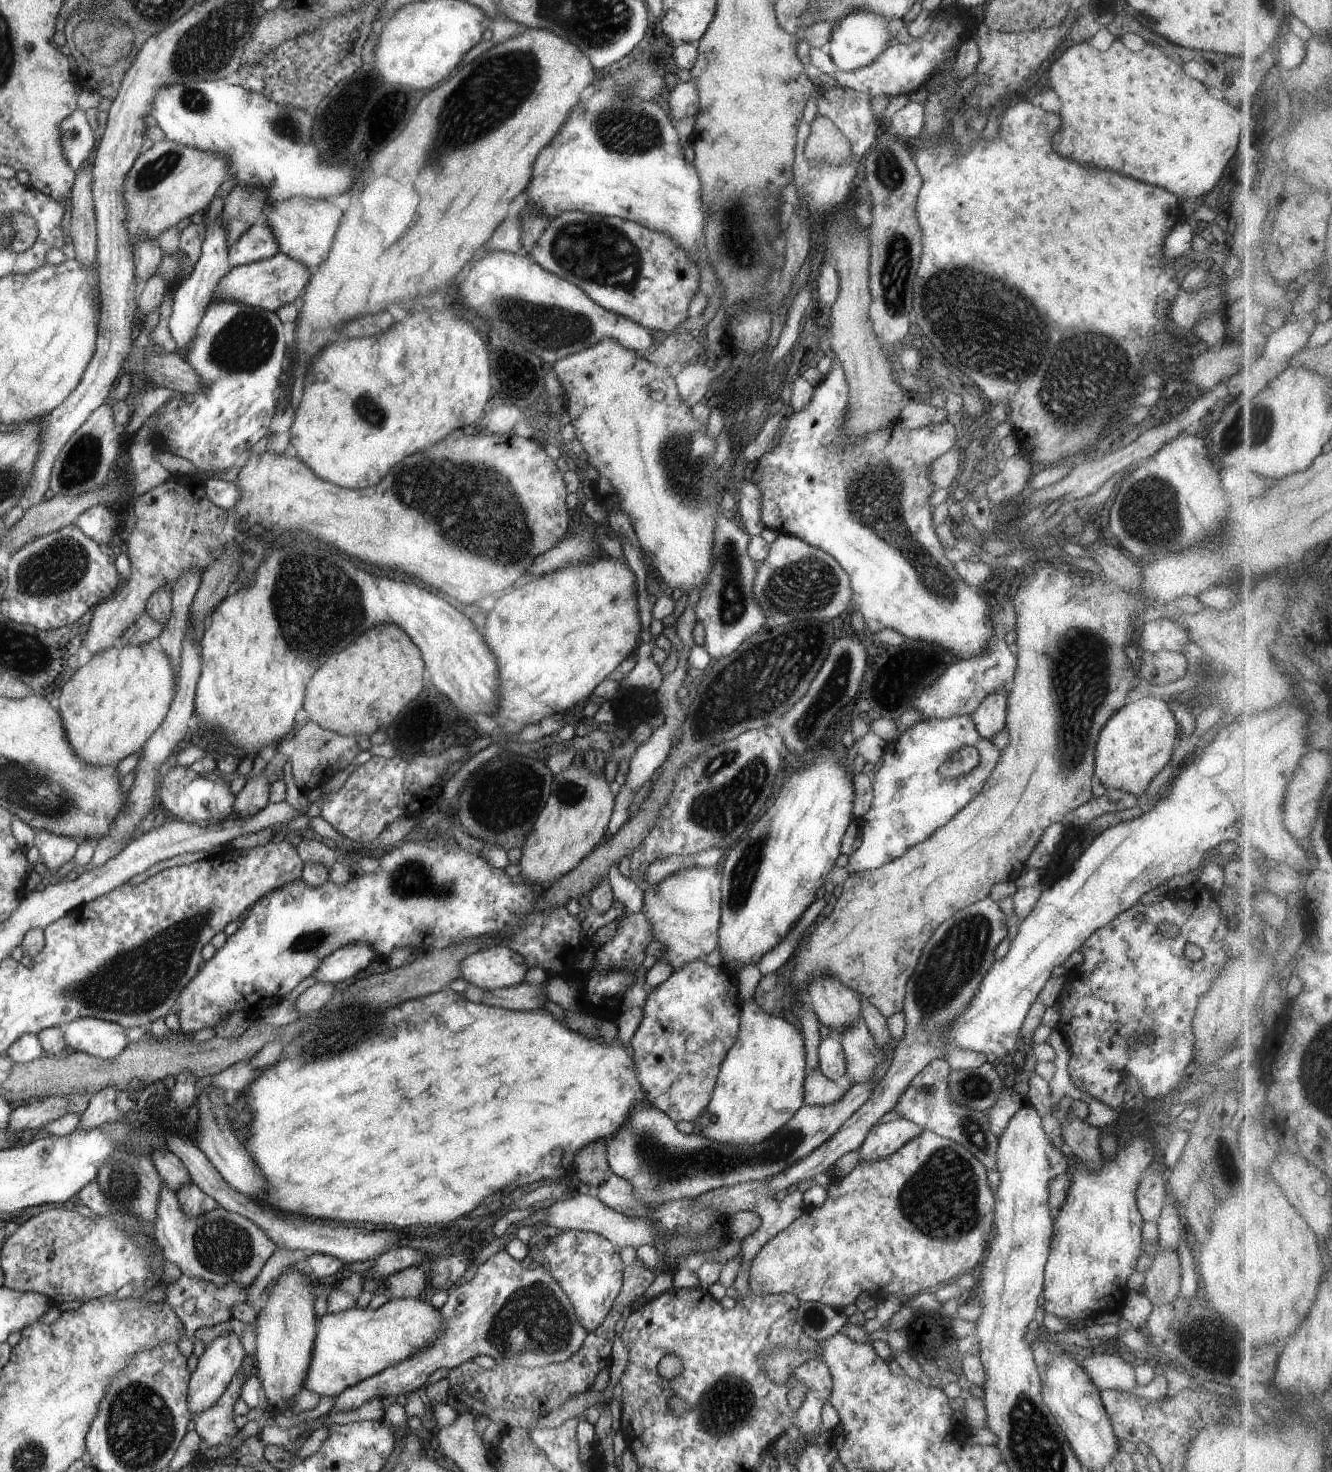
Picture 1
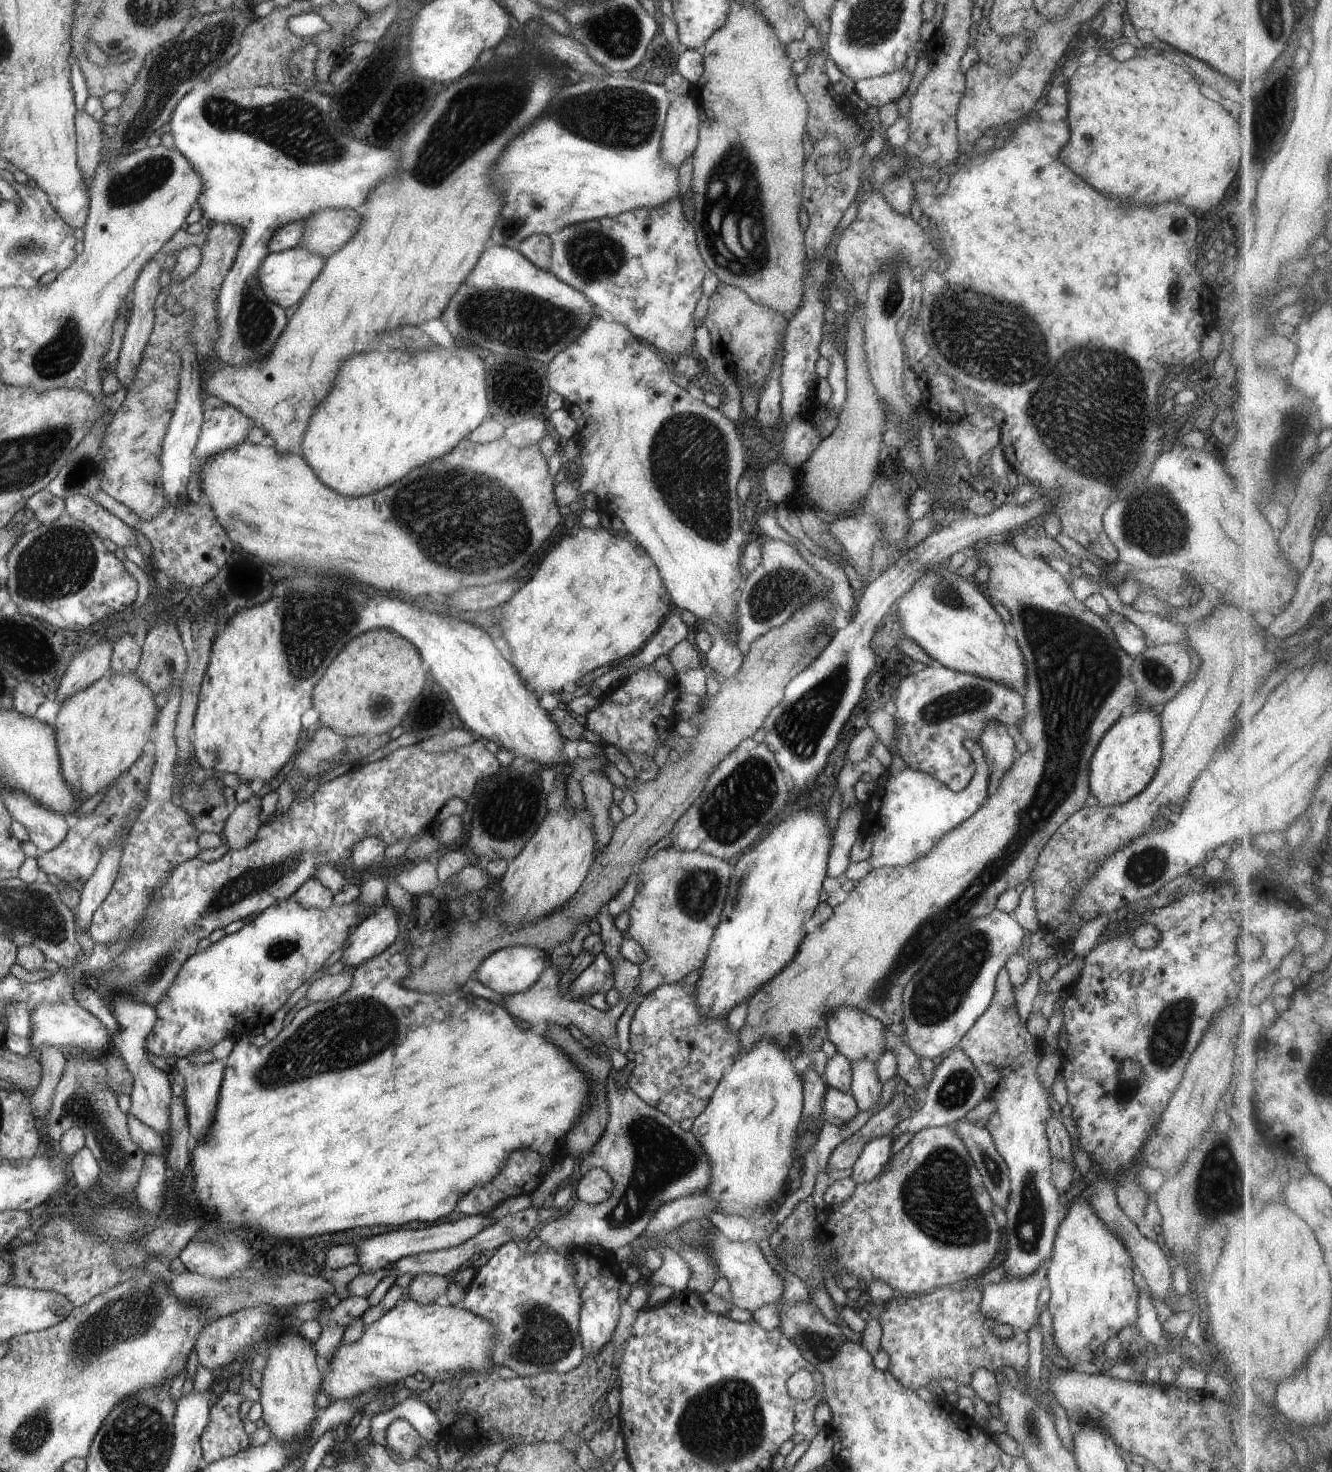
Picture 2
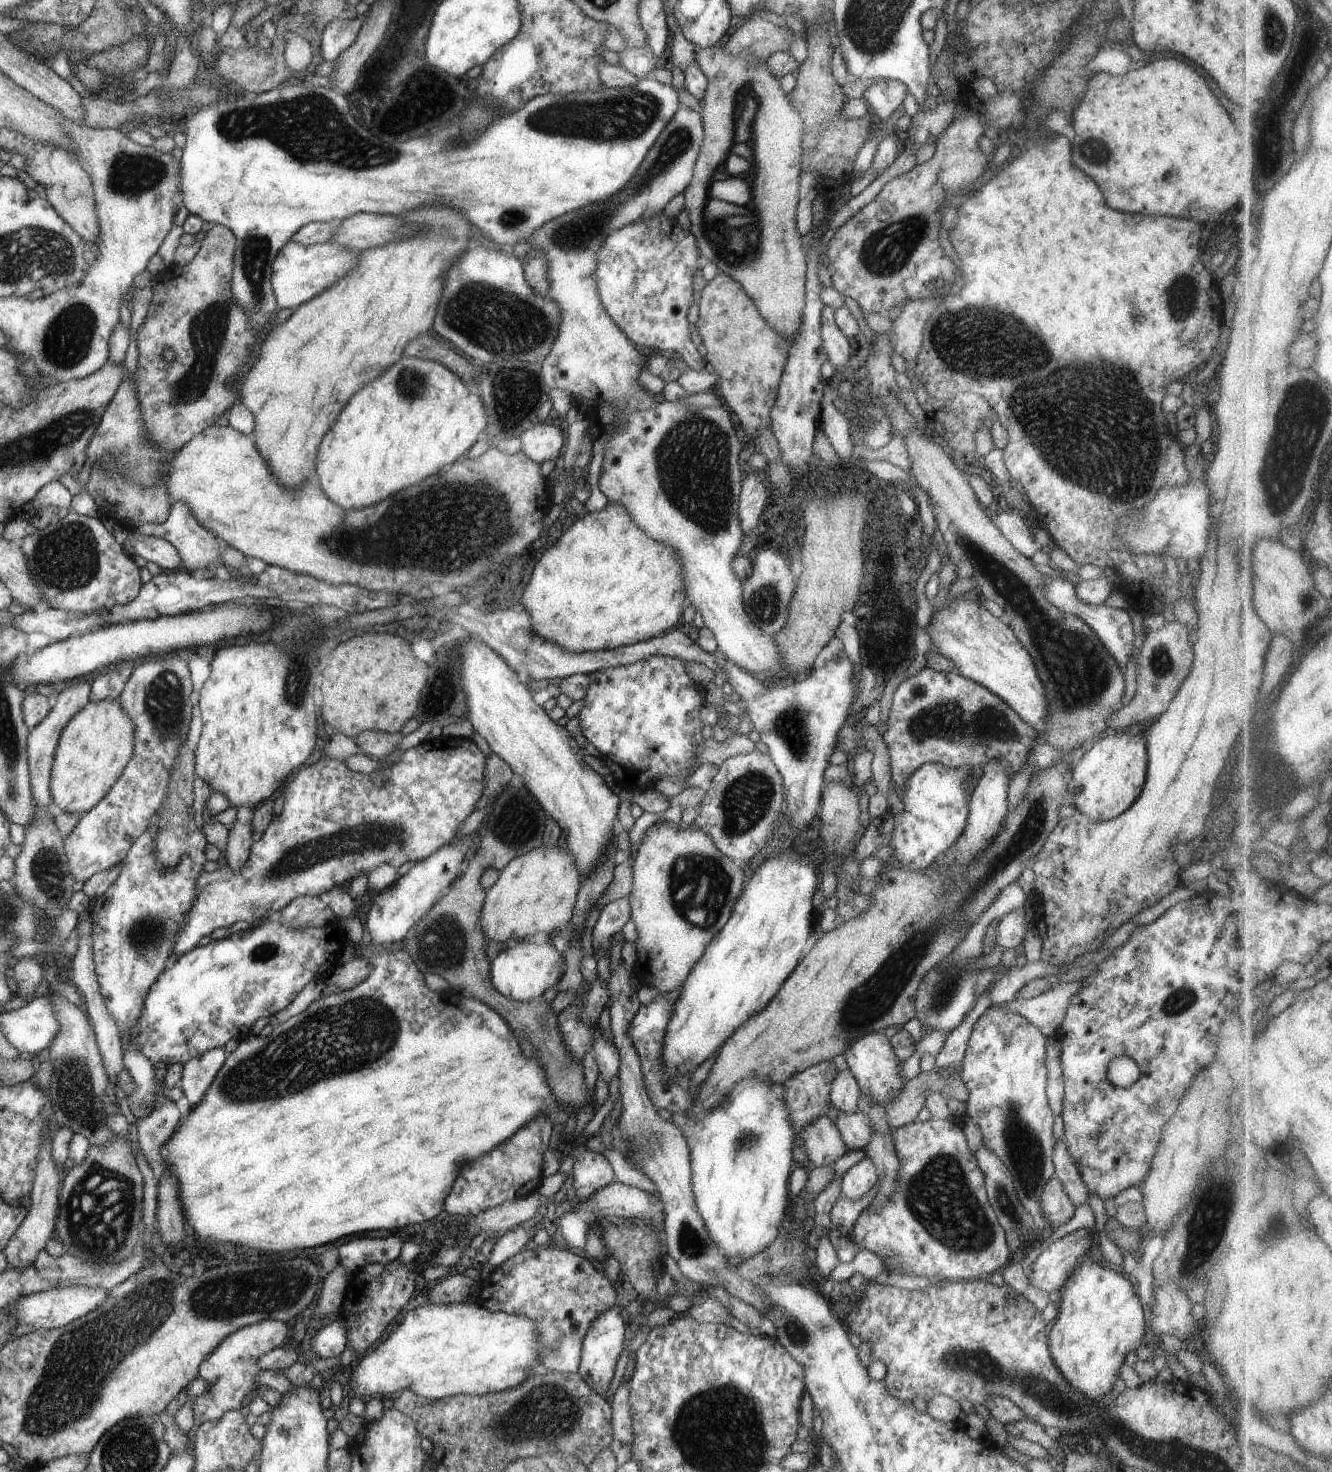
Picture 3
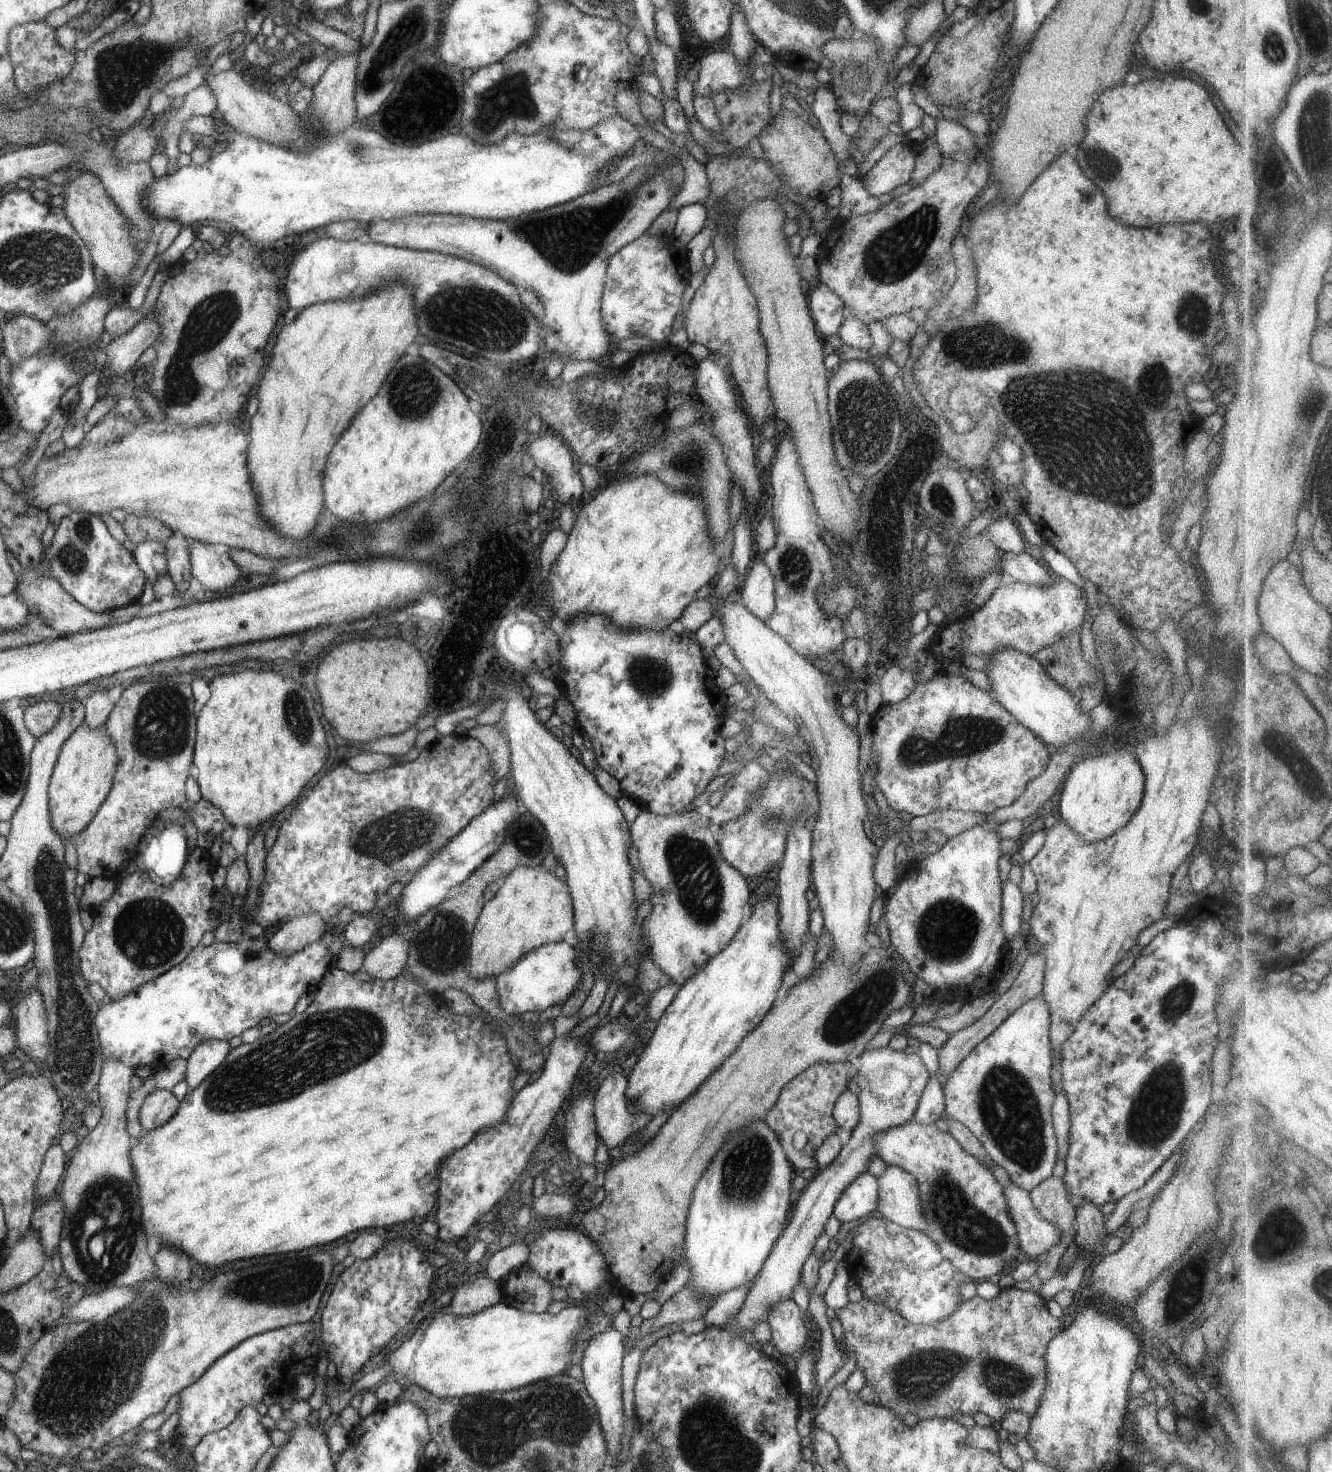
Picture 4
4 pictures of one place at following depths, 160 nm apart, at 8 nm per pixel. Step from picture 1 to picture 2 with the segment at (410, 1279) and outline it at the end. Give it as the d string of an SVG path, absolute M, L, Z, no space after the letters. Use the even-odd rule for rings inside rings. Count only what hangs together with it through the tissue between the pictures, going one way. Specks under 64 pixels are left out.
M420 1273L414 1276L405 1296L423 1304L434 1303L444 1294L451 1283L451 1277Z

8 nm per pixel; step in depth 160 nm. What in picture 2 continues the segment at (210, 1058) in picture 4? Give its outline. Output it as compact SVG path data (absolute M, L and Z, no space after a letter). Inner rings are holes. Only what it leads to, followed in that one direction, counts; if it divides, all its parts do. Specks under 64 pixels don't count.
M187 1057L178 1059L173 1062L176 1070L185 1078L183 1096L188 1115L189 1131L196 1140L201 1141L209 1131L210 1125L213 1126L213 1116L218 1106L218 1095L222 1084L225 1067L220 1059L214 1059L211 1062L194 1064Z

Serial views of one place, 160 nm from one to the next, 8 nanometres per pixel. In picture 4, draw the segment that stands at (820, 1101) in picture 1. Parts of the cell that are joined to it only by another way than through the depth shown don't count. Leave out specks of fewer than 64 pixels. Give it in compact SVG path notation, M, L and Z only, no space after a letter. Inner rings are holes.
M910 1120L906 1124L874 1135L878 1156L888 1165L909 1172L920 1187L923 1215L927 1218L926 1234L938 1245L942 1254L968 1280L975 1283L994 1279L1002 1274L1009 1262L1023 1259L1017 1226L1014 1224L1007 1198L1000 1182L977 1158L968 1154L948 1132L940 1131L935 1124L922 1125Z

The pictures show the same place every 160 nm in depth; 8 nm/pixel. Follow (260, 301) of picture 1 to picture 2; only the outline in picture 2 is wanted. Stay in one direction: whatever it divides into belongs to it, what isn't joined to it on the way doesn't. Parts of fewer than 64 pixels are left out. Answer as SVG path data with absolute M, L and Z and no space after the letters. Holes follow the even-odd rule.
M302 247L283 250L282 252L270 252L261 262L259 283L267 297L278 303L278 306L290 308L294 304L300 304L315 279L322 274L326 261L322 255L314 254Z

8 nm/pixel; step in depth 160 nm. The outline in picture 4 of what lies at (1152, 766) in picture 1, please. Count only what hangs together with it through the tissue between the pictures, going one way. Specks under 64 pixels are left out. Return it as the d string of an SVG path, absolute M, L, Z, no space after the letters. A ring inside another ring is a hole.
M1111 745L1093 758L1077 759L1056 796L1058 814L1085 842L1100 842L1126 826L1144 798L1145 778L1132 749Z

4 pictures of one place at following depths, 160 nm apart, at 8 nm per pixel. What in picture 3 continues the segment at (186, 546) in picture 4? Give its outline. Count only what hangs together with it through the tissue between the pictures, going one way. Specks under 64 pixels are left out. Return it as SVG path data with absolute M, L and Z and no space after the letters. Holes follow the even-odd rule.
M133 529L130 530L127 540L132 540L134 554L142 556L148 562L158 564L164 571L178 571L182 569L178 551L167 540L160 537L140 535L134 532Z

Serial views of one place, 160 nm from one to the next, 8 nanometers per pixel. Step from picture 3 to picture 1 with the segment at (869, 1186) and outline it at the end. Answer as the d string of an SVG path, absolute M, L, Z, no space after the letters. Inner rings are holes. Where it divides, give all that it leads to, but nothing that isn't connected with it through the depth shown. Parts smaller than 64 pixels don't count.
M904 1118L874 1125L858 1149L859 1158L866 1162L879 1161L902 1148L922 1131L920 1126Z

